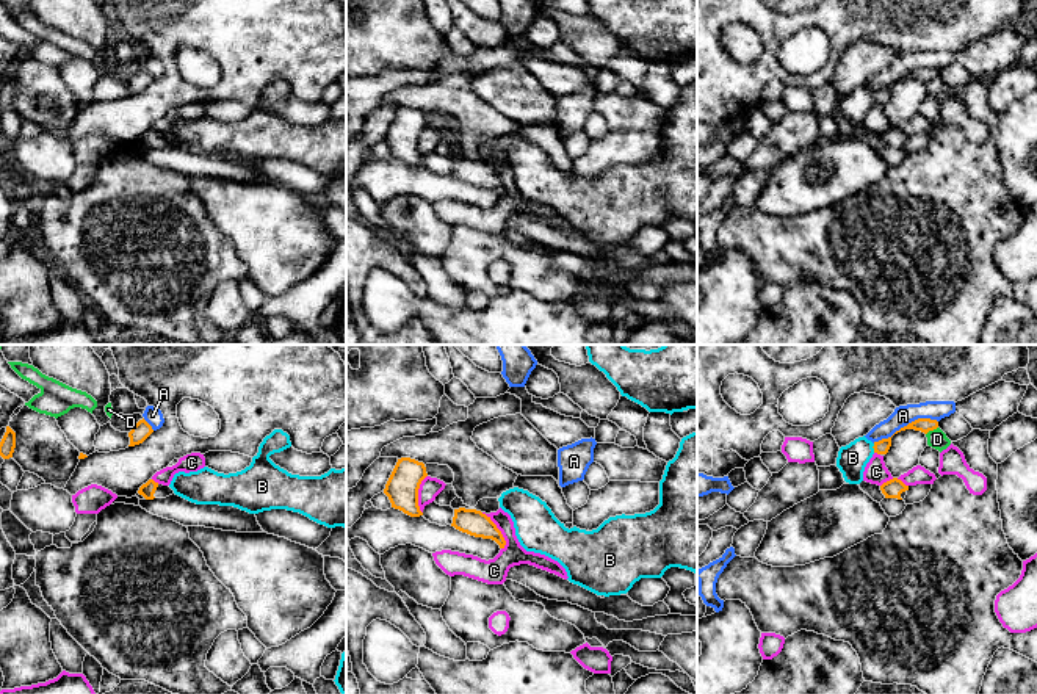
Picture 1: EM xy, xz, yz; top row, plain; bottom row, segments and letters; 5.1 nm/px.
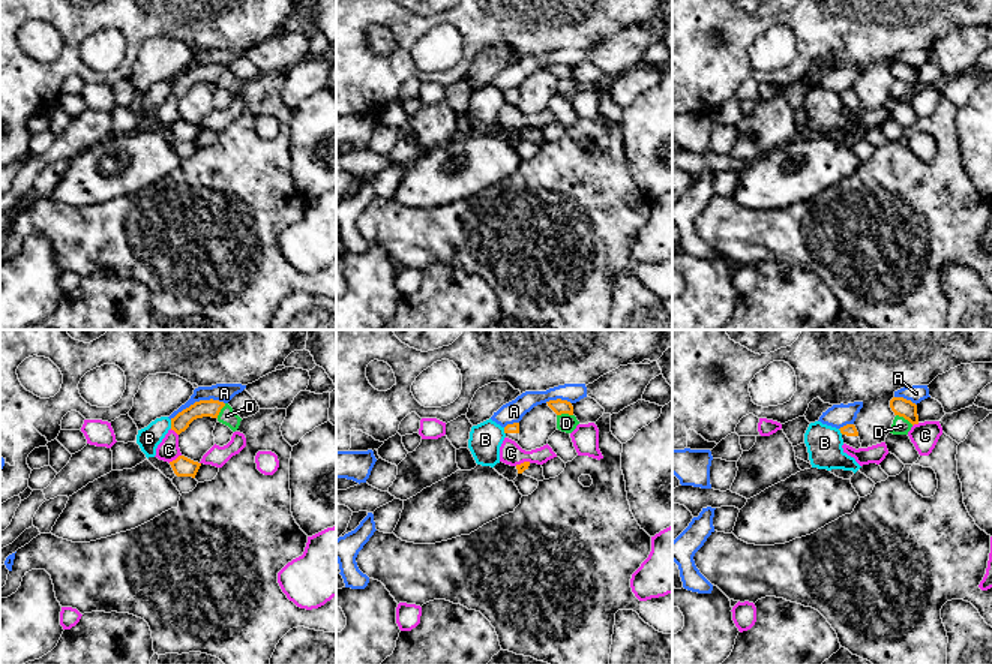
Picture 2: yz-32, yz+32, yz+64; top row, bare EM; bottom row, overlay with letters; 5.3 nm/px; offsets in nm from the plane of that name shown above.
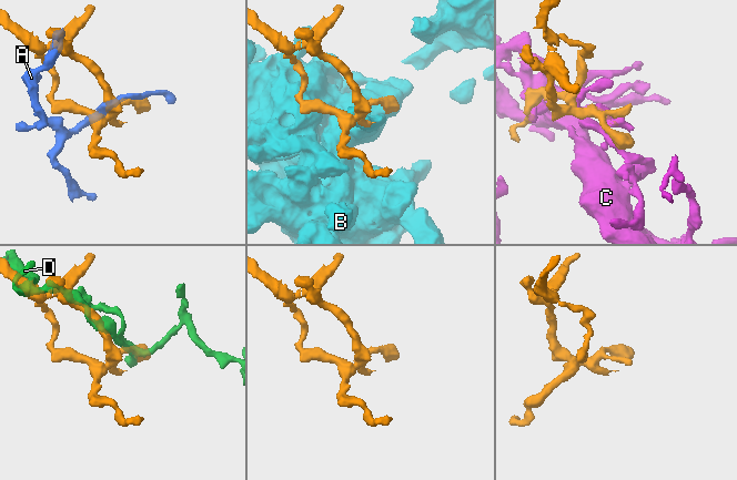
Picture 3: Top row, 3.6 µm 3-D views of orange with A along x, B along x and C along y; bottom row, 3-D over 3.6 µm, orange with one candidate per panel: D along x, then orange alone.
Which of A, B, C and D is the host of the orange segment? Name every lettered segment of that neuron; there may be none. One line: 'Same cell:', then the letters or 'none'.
Same cell: none

